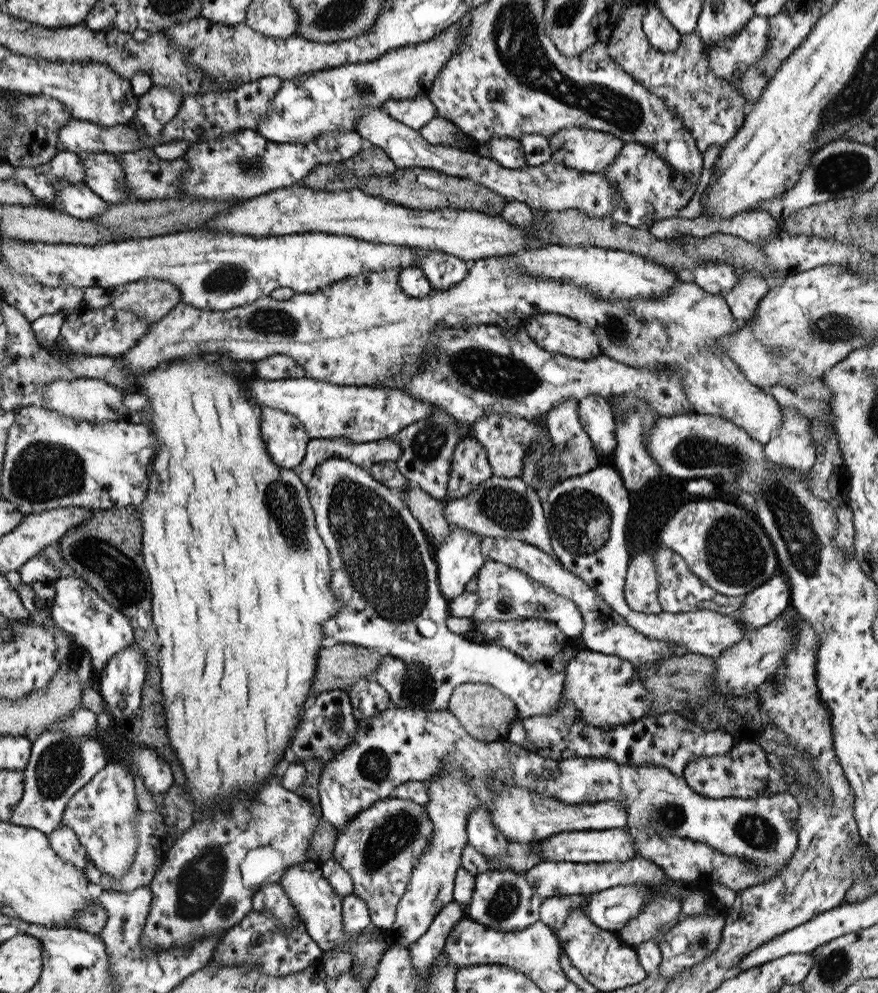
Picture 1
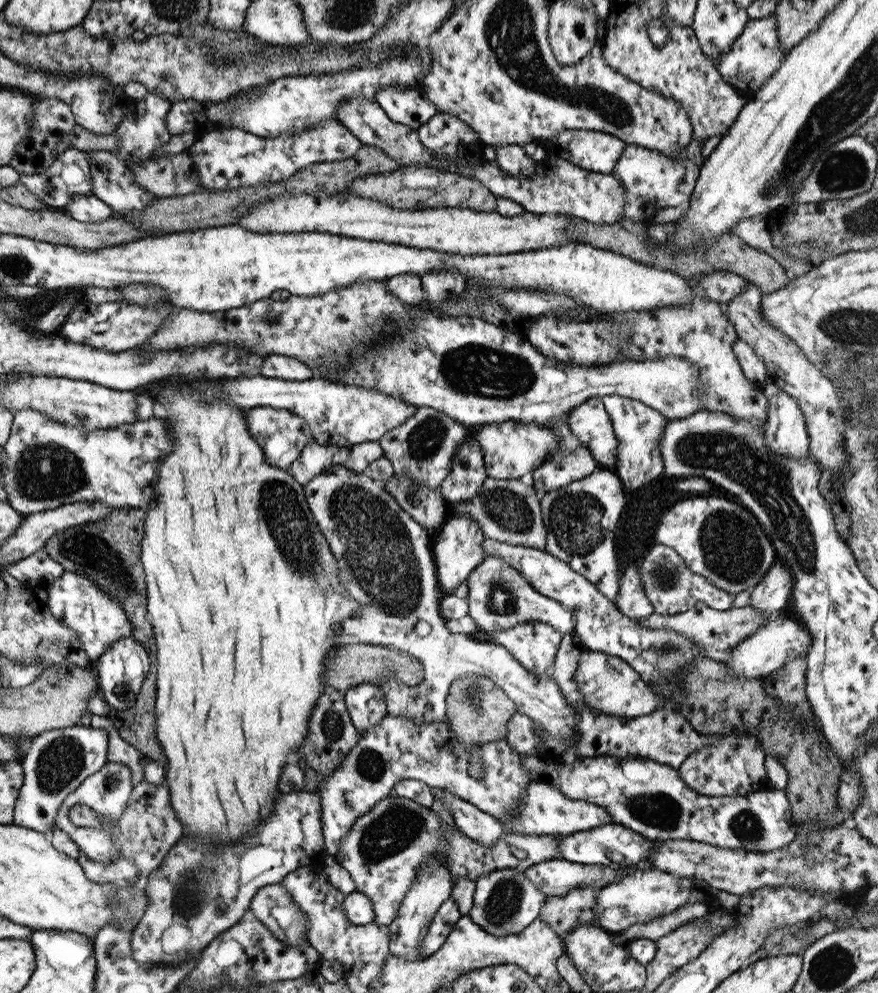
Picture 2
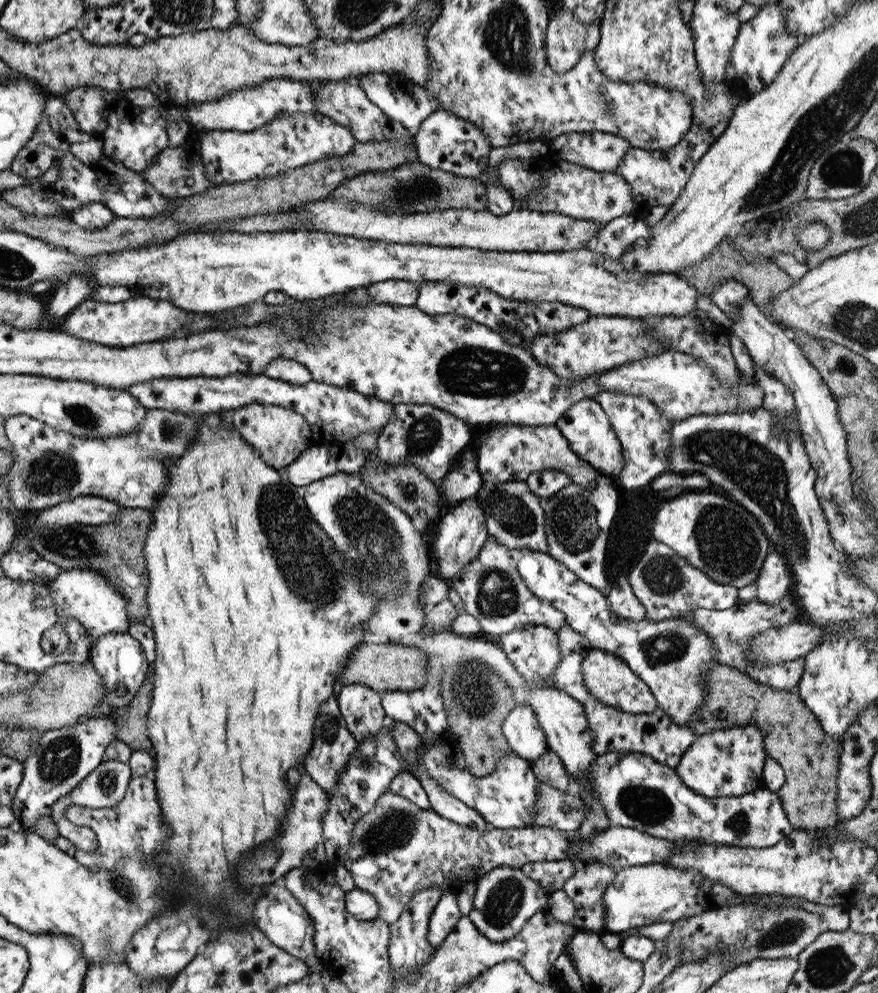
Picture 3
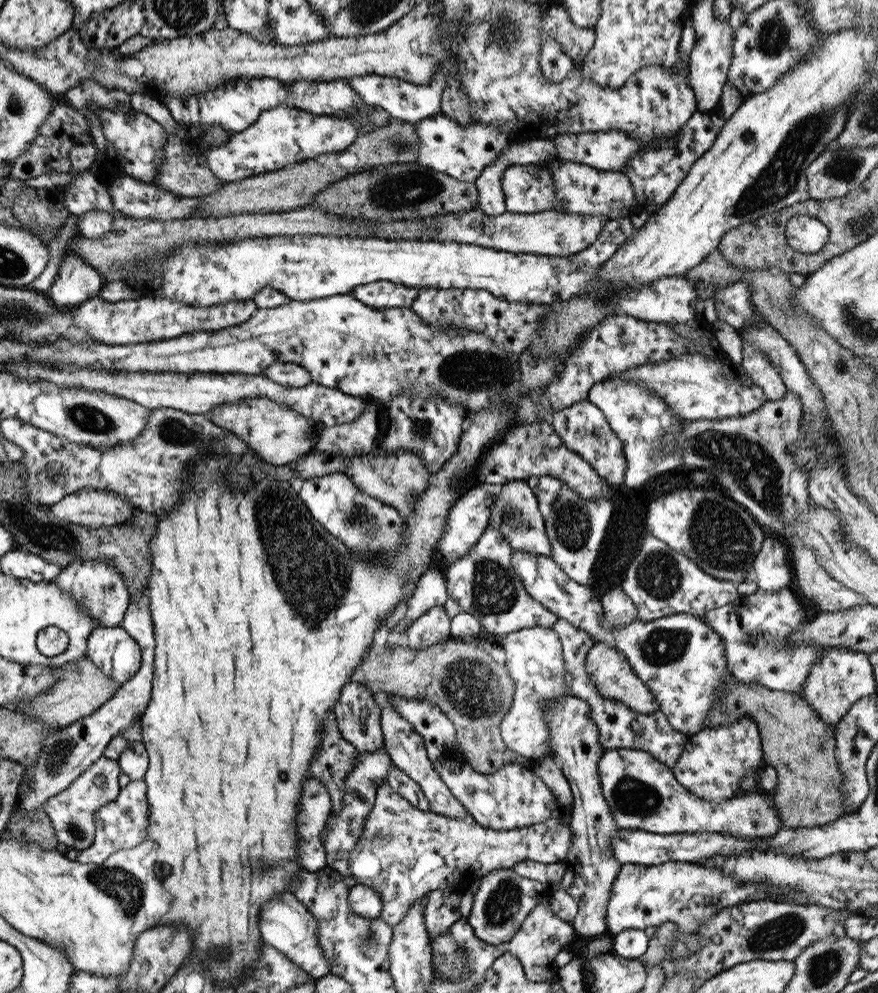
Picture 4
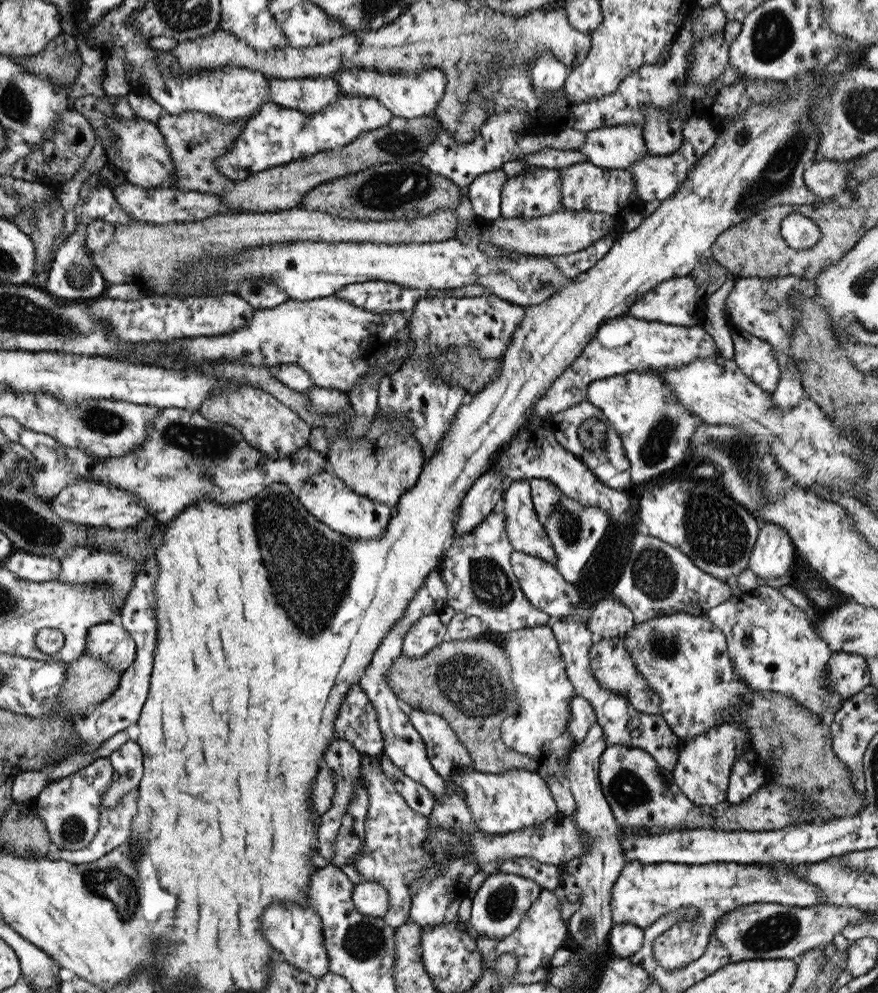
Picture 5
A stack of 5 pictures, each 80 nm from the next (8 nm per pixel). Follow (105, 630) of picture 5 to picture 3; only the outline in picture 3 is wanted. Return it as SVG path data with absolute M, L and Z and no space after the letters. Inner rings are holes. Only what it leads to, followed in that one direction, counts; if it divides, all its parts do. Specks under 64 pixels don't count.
M128 633L105 634L105 636L97 638L95 644L88 650L88 660L104 682L103 702L113 708L127 706L141 686L147 670L149 670L147 659L139 642L135 641Z

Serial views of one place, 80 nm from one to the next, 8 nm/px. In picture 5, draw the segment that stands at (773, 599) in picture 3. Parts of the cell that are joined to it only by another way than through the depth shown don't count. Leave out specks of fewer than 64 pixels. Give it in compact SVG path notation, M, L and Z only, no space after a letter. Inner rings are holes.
M759 524L759 530L751 554L749 554L748 569L763 582L763 585L769 579L777 579L781 575L785 575L786 572L791 572L795 557L792 540L784 528L773 524Z

